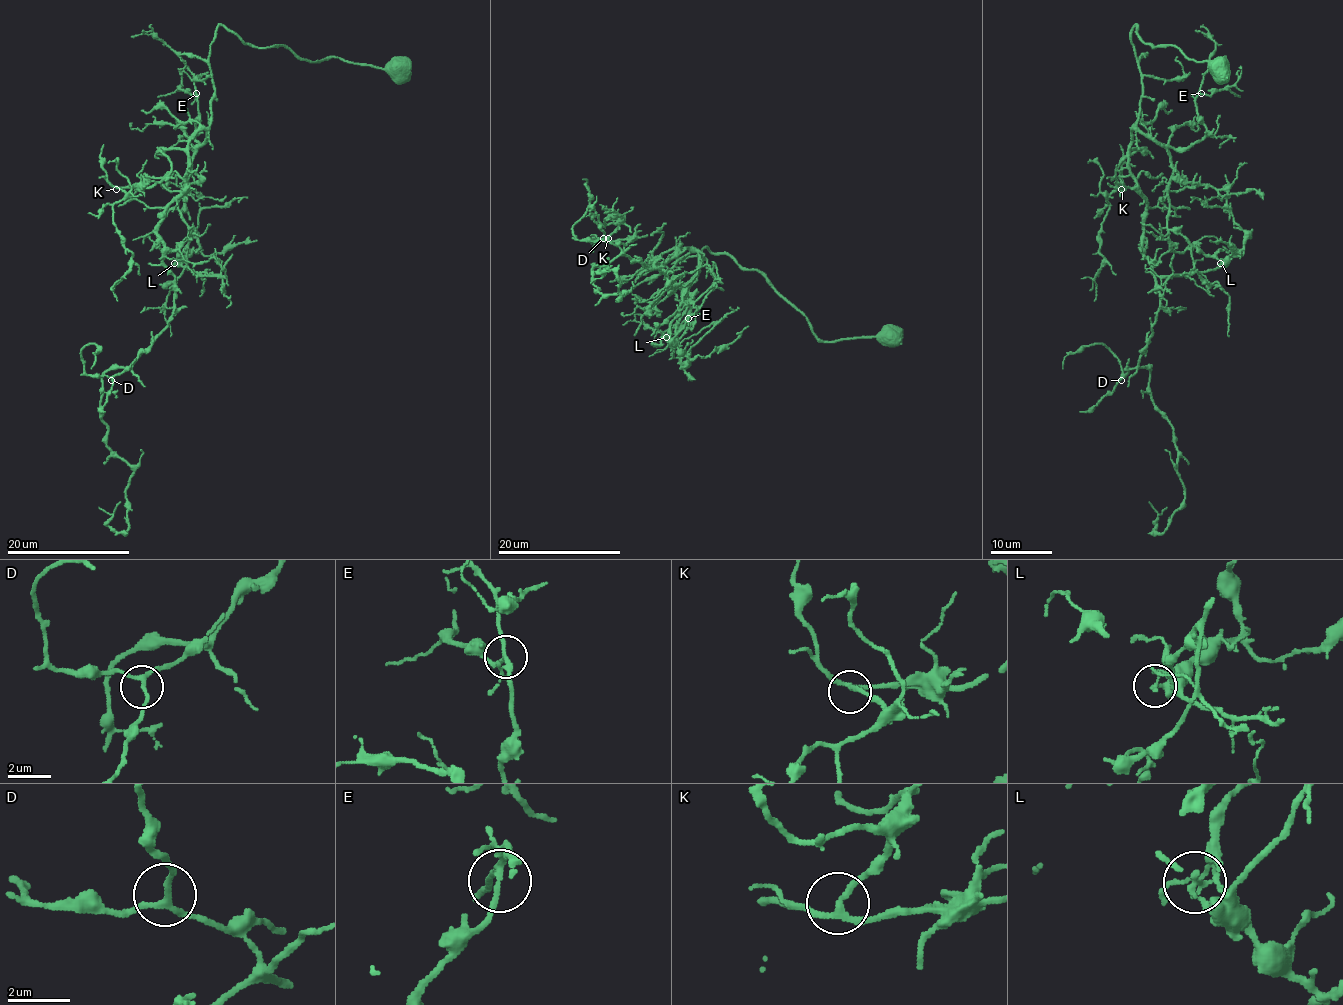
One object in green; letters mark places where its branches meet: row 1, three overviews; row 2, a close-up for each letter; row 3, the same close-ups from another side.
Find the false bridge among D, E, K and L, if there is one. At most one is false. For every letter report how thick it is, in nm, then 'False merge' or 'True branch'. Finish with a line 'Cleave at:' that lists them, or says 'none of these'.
D: Thickness 170 nm. True branch
E: Thickness 170 nm. True branch
K: Thickness 200 nm. True branch
L: Thickness 160 nm. False merge
Cleave at: L

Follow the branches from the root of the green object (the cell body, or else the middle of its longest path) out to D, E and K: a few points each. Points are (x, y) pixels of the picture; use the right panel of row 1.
D: (1222, 67), (1225, 56), (1194, 61), (1132, 29), (1141, 99), (1129, 172), (1146, 201), (1160, 309), (1121, 380)
E: (1222, 67), (1225, 56), (1194, 61), (1132, 29), (1138, 119), (1157, 141), (1186, 149), (1206, 133), (1201, 93)
K: (1222, 67), (1225, 56), (1194, 61), (1132, 29), (1140, 149), (1115, 172), (1121, 189)

